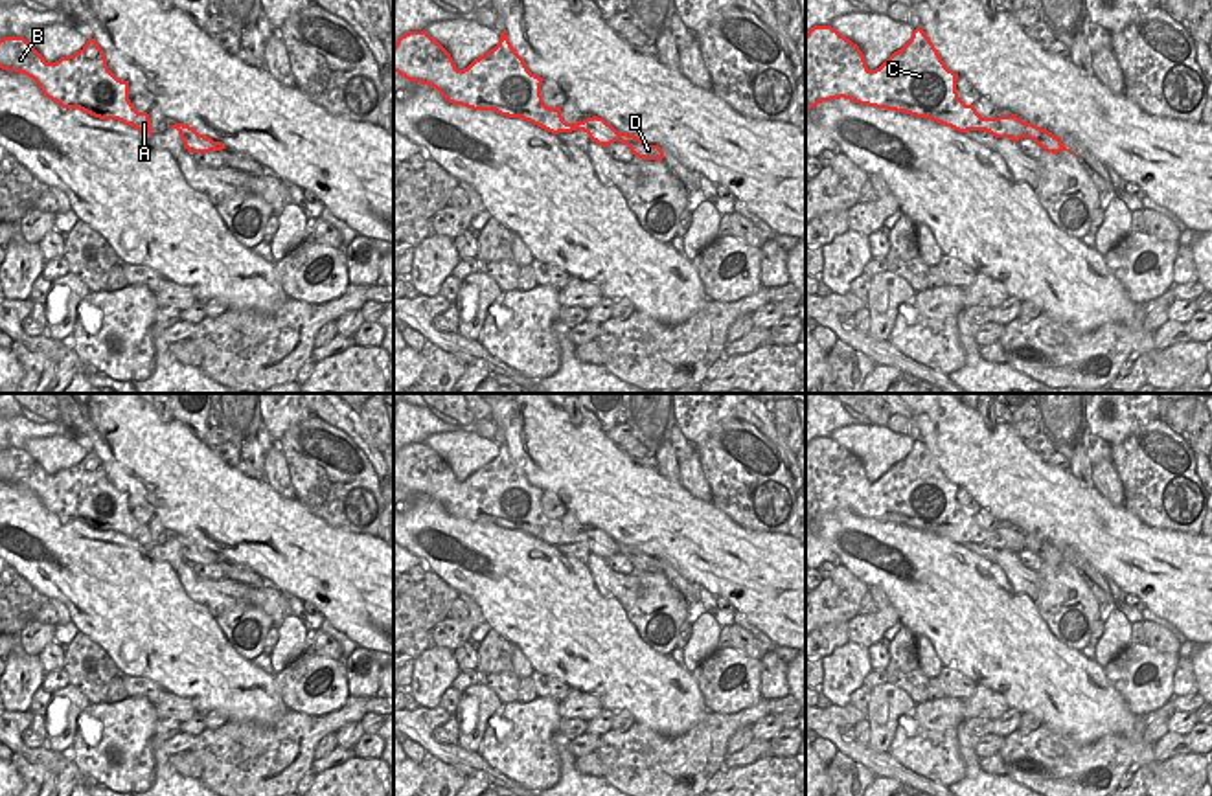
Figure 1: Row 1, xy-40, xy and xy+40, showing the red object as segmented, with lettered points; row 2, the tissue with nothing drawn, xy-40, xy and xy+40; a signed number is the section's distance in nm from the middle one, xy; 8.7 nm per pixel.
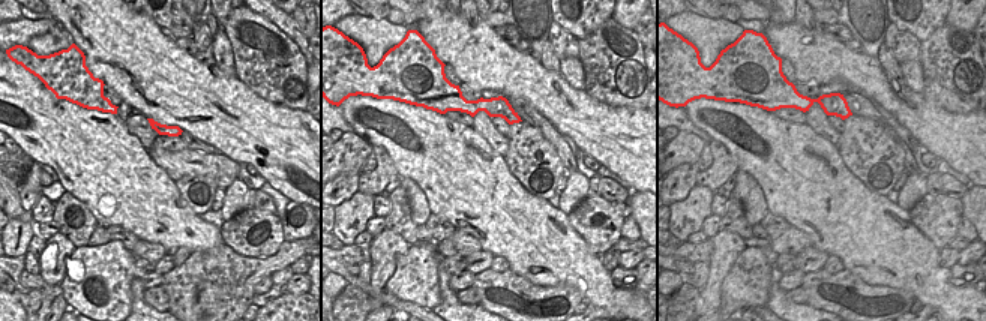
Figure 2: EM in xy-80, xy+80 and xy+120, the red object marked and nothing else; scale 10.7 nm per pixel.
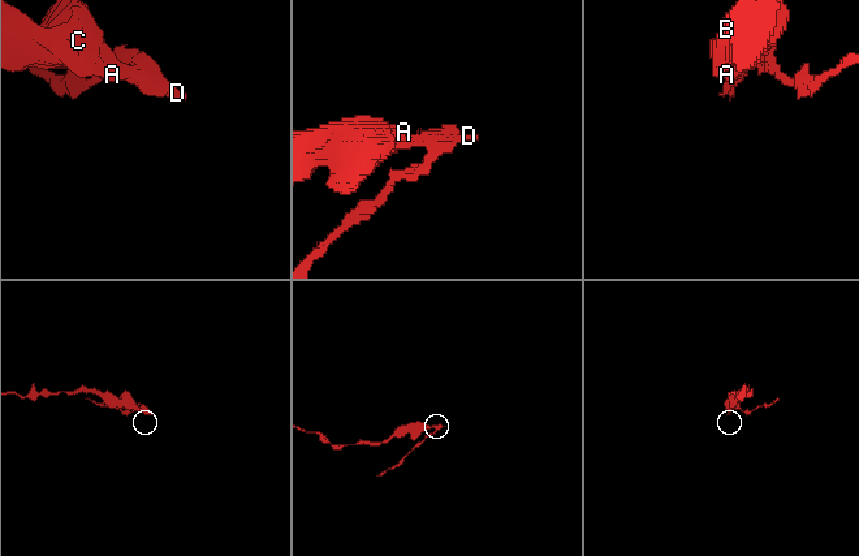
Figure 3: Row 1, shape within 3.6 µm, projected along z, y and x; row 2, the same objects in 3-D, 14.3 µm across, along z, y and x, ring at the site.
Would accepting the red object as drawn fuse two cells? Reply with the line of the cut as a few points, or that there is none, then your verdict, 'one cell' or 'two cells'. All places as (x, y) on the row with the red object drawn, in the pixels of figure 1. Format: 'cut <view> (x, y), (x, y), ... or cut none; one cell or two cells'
cut xy+40 (994, 118), (997, 127), (990, 133); two cells

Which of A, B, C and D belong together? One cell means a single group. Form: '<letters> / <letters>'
A B C / D

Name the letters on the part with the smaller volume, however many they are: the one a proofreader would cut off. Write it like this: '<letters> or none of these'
D

